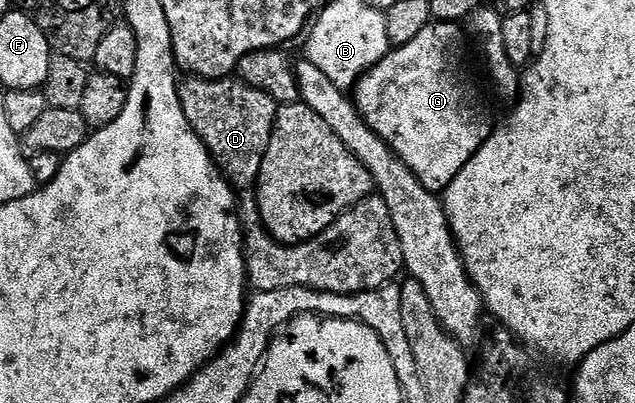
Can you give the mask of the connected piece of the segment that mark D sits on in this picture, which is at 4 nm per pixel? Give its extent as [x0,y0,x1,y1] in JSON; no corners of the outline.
[177,76,405,294]

